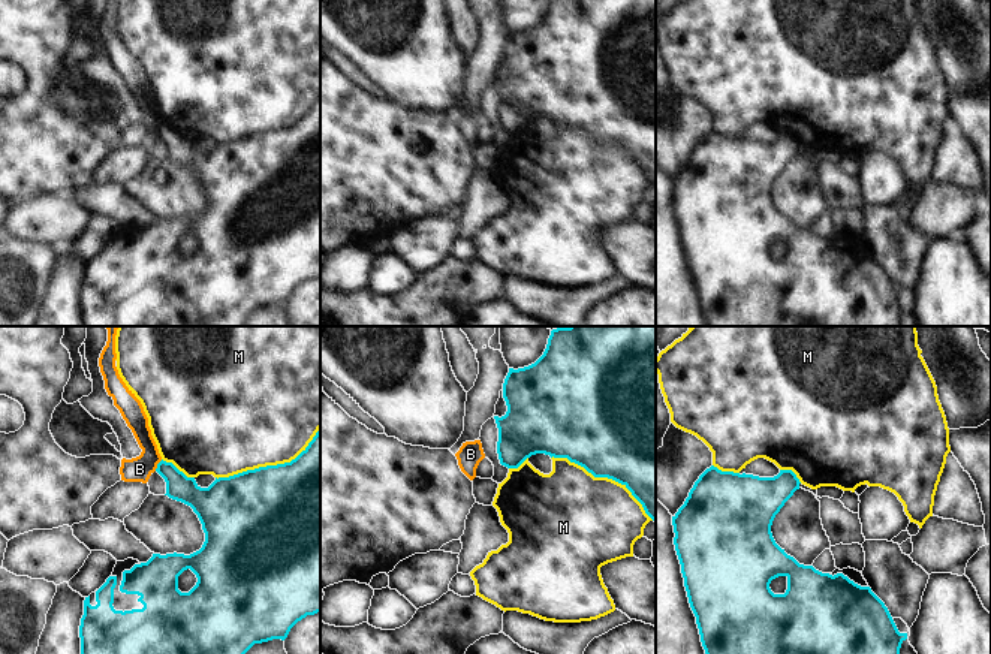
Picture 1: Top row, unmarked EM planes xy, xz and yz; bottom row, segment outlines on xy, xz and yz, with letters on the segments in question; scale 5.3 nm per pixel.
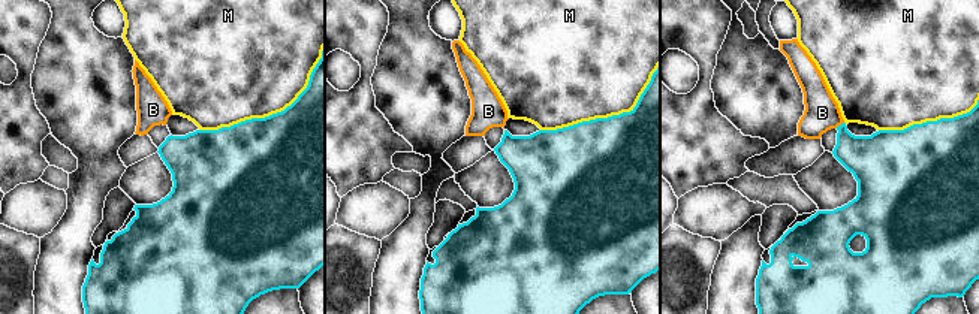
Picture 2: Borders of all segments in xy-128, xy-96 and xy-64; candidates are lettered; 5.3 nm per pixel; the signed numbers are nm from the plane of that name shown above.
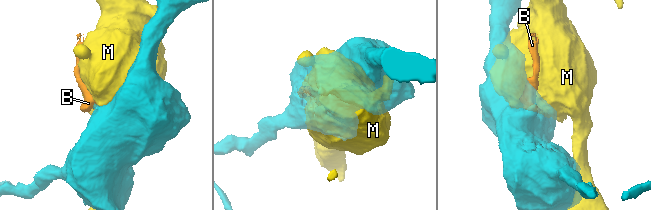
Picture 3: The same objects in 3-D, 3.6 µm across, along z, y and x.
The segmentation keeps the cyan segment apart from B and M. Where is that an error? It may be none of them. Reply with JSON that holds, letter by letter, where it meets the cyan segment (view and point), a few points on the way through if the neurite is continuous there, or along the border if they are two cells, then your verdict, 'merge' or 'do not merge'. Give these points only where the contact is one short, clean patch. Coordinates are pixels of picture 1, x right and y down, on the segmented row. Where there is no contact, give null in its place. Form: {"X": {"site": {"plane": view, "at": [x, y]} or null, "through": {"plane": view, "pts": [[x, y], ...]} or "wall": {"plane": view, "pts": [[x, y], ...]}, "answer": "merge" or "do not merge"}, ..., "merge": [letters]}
{"B": {"site": {"plane": "xy", "at": [157, 466]}, "wall": {"plane": "xy", "pts": [[162, 460], [154, 470]]}, "answer": "do not merge"}, "M": {"site": {"plane": "xy", "at": [270, 466]}, "answer": "do not merge"}, "merge": []}

